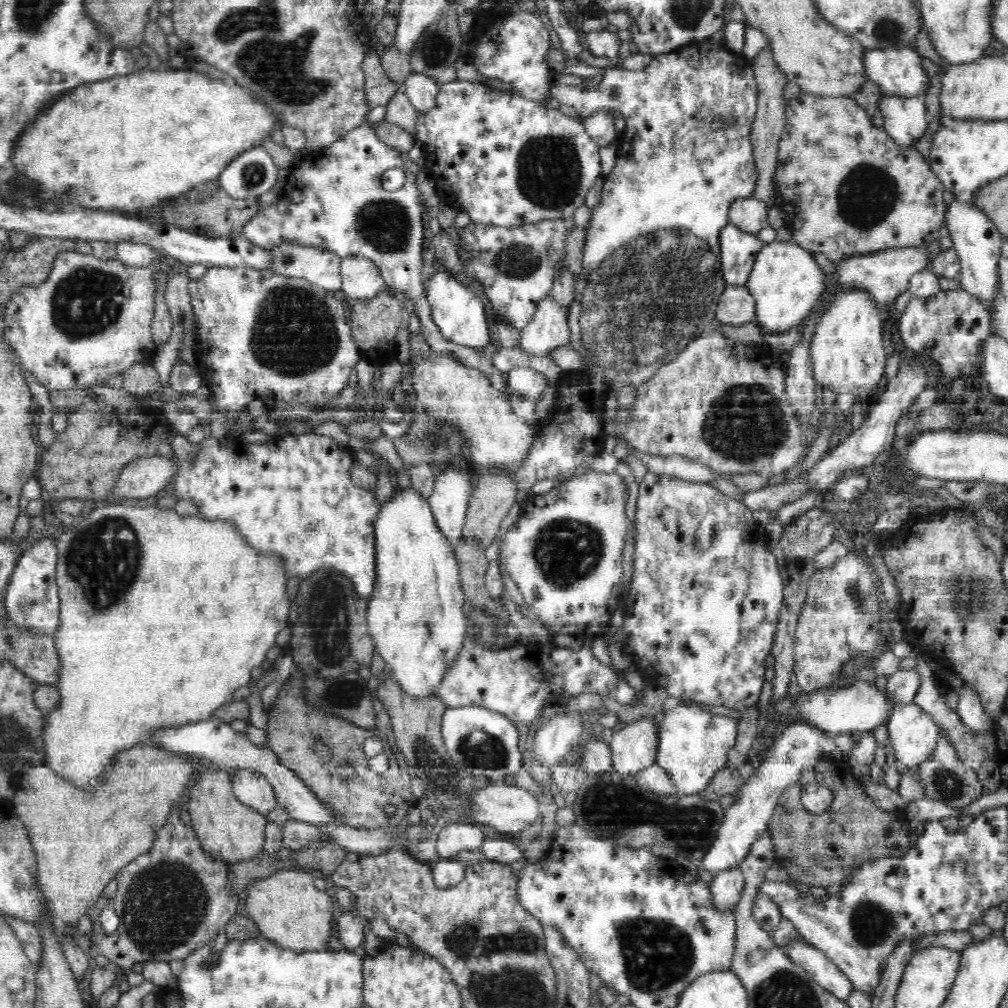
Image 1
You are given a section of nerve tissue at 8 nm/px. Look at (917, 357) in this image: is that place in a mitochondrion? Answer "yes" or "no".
no

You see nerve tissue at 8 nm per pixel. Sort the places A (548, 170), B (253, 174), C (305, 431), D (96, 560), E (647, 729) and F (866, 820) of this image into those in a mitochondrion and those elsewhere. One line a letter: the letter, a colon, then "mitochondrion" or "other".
A: mitochondrion
B: mitochondrion
C: other
D: mitochondrion
E: other
F: other

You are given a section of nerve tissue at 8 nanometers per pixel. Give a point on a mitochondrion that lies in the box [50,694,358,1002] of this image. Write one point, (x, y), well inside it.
(164, 903)

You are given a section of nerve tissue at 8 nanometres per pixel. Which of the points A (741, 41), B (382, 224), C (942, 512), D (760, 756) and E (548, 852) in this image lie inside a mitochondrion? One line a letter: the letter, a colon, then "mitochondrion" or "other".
A: other
B: mitochondrion
C: other
D: other
E: other

